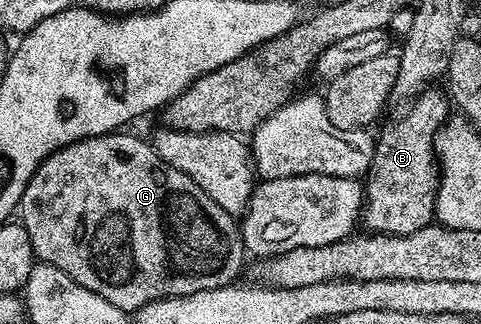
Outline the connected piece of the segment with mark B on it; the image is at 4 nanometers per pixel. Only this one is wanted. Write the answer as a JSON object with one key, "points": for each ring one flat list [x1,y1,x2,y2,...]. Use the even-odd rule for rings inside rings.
{"points":[[431,91,420,92,407,109,412,108,392,128,385,129,383,137,375,144,373,166,365,173,361,213,362,227,367,227,364,229,368,233,404,236,432,223,435,207,433,177,437,172,437,164,433,159,435,133,439,131,443,121,448,119,449,104,442,91]]}

